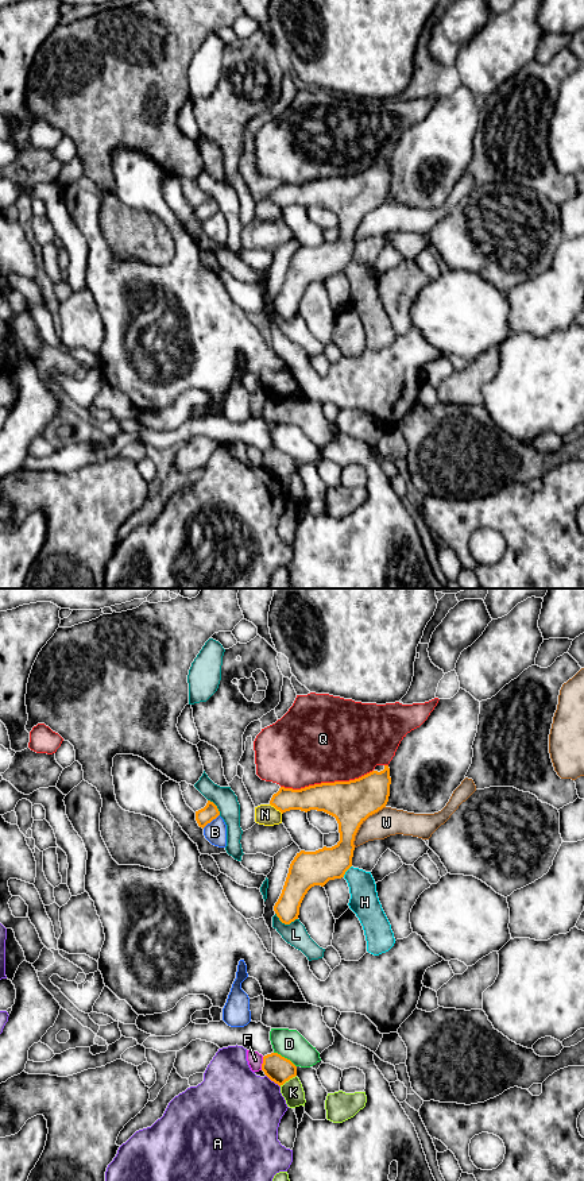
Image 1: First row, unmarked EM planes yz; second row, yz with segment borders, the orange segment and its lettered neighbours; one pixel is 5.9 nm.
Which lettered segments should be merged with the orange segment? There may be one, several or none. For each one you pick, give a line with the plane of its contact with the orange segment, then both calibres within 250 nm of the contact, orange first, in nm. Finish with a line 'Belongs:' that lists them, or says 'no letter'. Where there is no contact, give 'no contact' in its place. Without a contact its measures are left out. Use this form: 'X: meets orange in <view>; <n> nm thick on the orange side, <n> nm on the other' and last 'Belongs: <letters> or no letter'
Belongs: no letter

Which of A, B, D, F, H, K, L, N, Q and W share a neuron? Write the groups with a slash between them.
A / B / D / F / H N / K / L / Q / W

